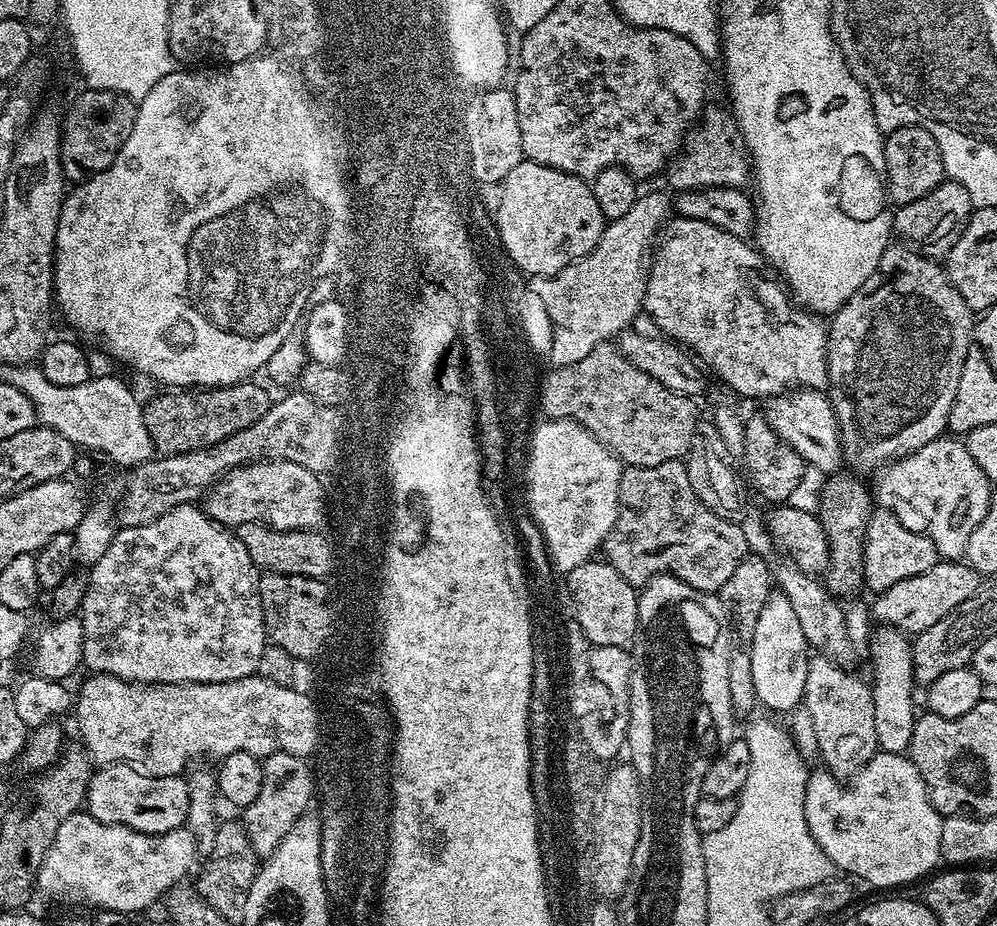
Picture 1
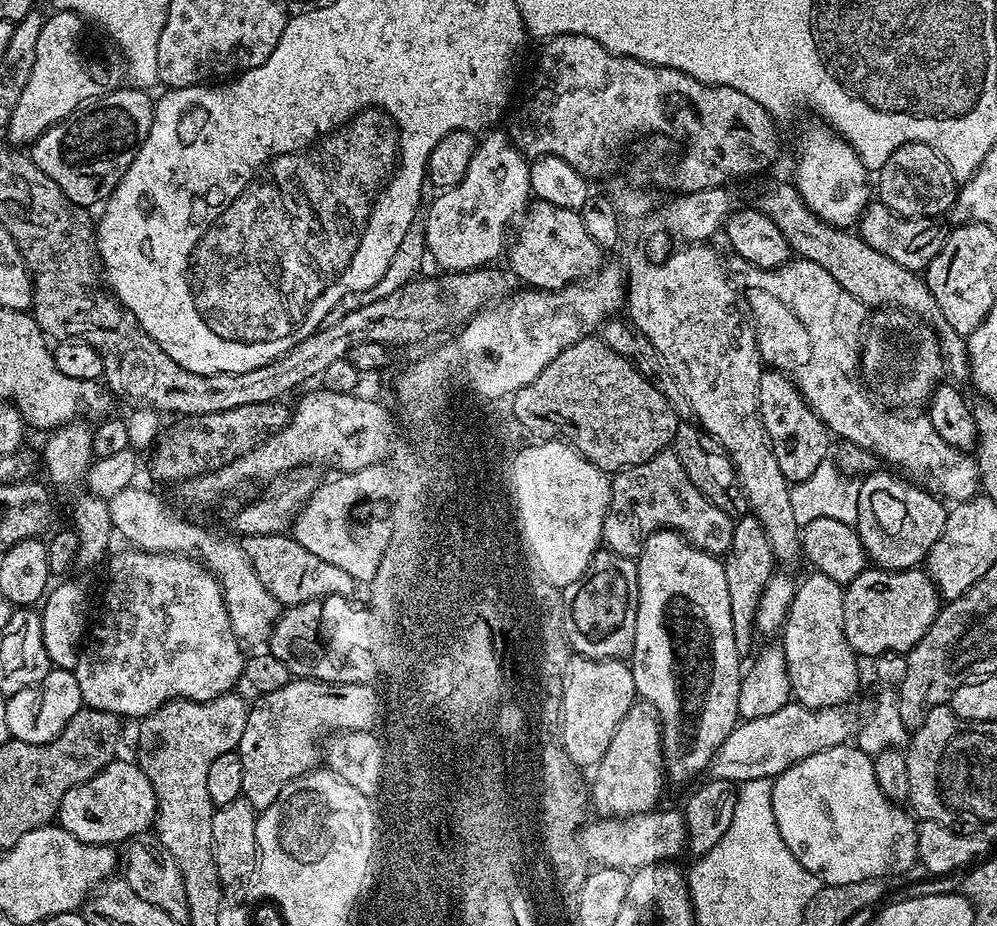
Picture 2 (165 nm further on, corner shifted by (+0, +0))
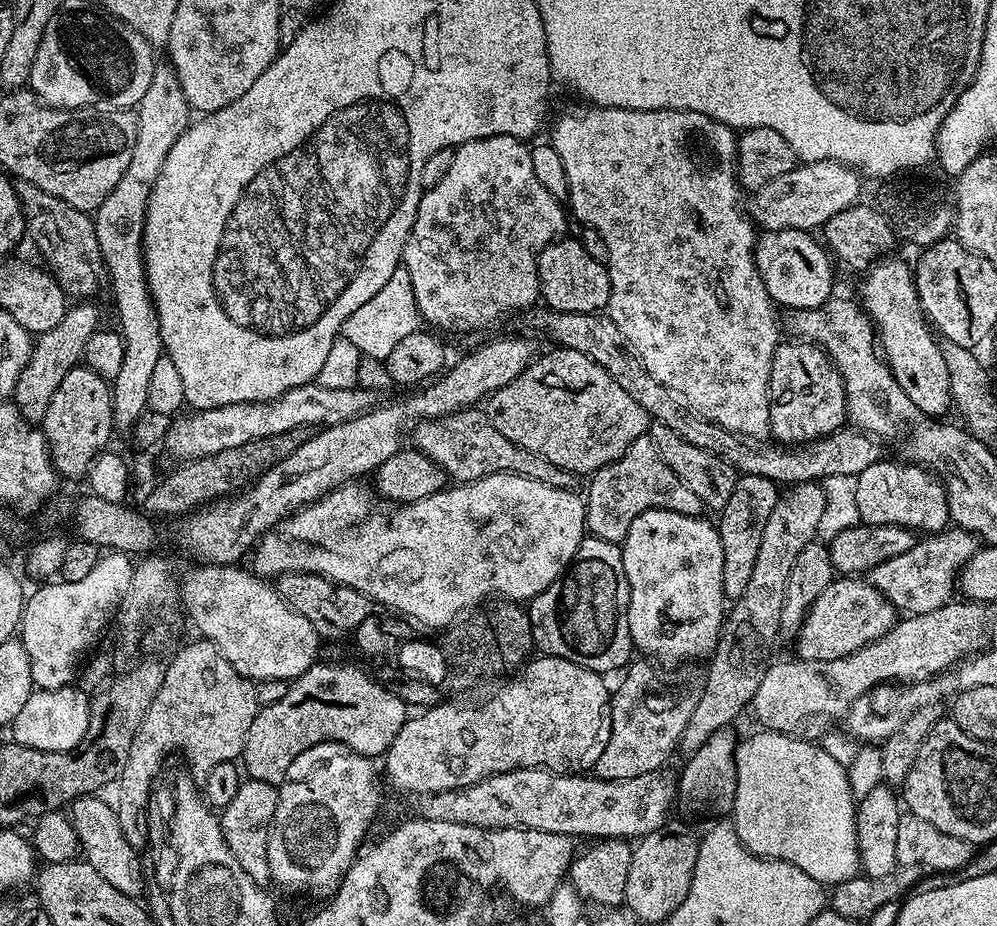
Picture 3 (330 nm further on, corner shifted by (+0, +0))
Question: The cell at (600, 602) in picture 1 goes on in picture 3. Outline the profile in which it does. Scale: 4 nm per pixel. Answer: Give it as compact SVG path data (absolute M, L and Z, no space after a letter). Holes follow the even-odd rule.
M589 535L578 546L563 576L532 597L526 608L531 643L540 647L543 655L566 658L601 674L609 674L615 668L623 669L633 659L628 625L628 583L620 550L620 544Z

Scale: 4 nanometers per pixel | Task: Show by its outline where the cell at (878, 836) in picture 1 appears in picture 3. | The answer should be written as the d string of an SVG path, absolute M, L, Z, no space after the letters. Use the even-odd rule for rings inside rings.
M756 730L749 740L741 739L736 745L736 778L737 790L734 794L730 823L735 828L738 838L746 845L749 852L756 856L763 856L770 860L781 860L796 864L798 870L810 874L819 884L835 886L854 878L861 871L860 855L858 854L858 838L856 837L856 806L858 800L852 796L851 787L848 784L848 769L839 764L834 757L826 752L819 743L811 744L808 740L795 740L792 734L774 732L771 730Z

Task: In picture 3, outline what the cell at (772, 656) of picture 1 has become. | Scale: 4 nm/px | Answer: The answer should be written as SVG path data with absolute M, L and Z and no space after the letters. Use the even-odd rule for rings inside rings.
M720 729L707 739L699 747L698 751L689 755L689 760L682 772L679 773L677 779L677 807L688 814L704 814L706 816L716 816L712 818L720 818L729 815L732 811L734 794L737 790L736 778L736 745L738 736L732 732L733 729Z

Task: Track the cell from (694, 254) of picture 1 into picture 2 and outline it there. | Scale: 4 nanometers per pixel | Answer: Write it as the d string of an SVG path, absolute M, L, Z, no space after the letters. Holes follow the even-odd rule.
M799 258L789 259L781 268L766 268L752 275L756 276L748 280L748 304L752 307L760 359L769 369L791 376L810 410L818 414L833 437L841 436L841 441L865 448L877 461L893 464L888 465L893 469L902 468L929 480L945 501L971 500L977 495L980 475L975 459L942 442L927 414L899 416L896 410L876 412L860 374L866 308L854 294L846 294L818 262Z

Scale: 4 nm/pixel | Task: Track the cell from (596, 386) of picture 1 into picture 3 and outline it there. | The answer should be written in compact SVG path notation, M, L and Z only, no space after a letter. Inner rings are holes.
M561 348L551 349L545 356L537 355L514 382L502 386L491 393L486 400L486 411L494 430L499 430L504 437L510 438L518 446L562 466L562 470L577 474L591 474L602 466L614 462L634 442L634 438L645 435L650 428L650 417L598 362L578 354L578 350Z

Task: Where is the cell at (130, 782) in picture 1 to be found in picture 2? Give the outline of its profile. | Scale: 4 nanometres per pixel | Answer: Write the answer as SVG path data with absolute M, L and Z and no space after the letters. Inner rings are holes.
M123 758L111 760L101 772L94 774L94 778L82 782L76 788L66 790L66 794L60 799L59 827L65 828L67 832L74 834L74 838L87 844L120 846L120 843L123 845L125 842L143 837L145 835L143 832L147 828L149 831L156 823L156 795L154 786L150 786L150 778L146 778L139 764L128 760Z

